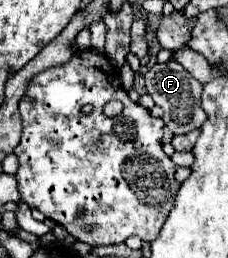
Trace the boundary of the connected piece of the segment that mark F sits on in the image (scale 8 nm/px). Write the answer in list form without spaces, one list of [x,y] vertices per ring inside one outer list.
[[[167,61],[167,63],[155,63],[149,73],[145,75],[145,83],[147,83],[147,91],[149,95],[153,97],[155,105],[159,105],[165,115],[163,115],[163,121],[165,121],[165,127],[179,135],[179,133],[189,133],[193,129],[199,129],[205,121],[207,121],[207,115],[201,107],[201,83],[195,81],[191,77],[191,73],[177,61]]]

